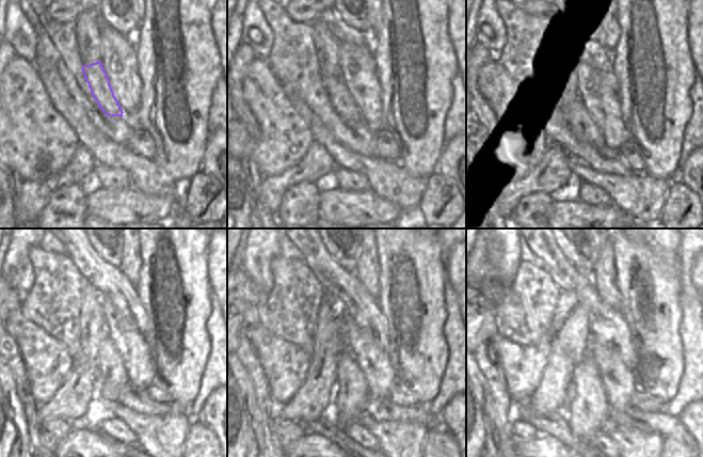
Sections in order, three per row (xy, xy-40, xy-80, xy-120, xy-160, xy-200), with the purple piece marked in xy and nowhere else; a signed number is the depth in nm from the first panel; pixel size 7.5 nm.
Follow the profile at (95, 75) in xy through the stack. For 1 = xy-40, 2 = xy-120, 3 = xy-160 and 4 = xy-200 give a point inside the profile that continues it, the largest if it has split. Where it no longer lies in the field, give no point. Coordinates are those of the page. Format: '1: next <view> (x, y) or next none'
1: next xy-40 (344, 104)
2: next xy-120 (112, 378)
3: next xy-160 (351, 390)
4: next xy-200 (588, 411)

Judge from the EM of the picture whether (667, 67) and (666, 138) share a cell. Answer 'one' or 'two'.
one

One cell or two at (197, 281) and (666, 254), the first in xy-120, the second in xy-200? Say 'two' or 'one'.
two

